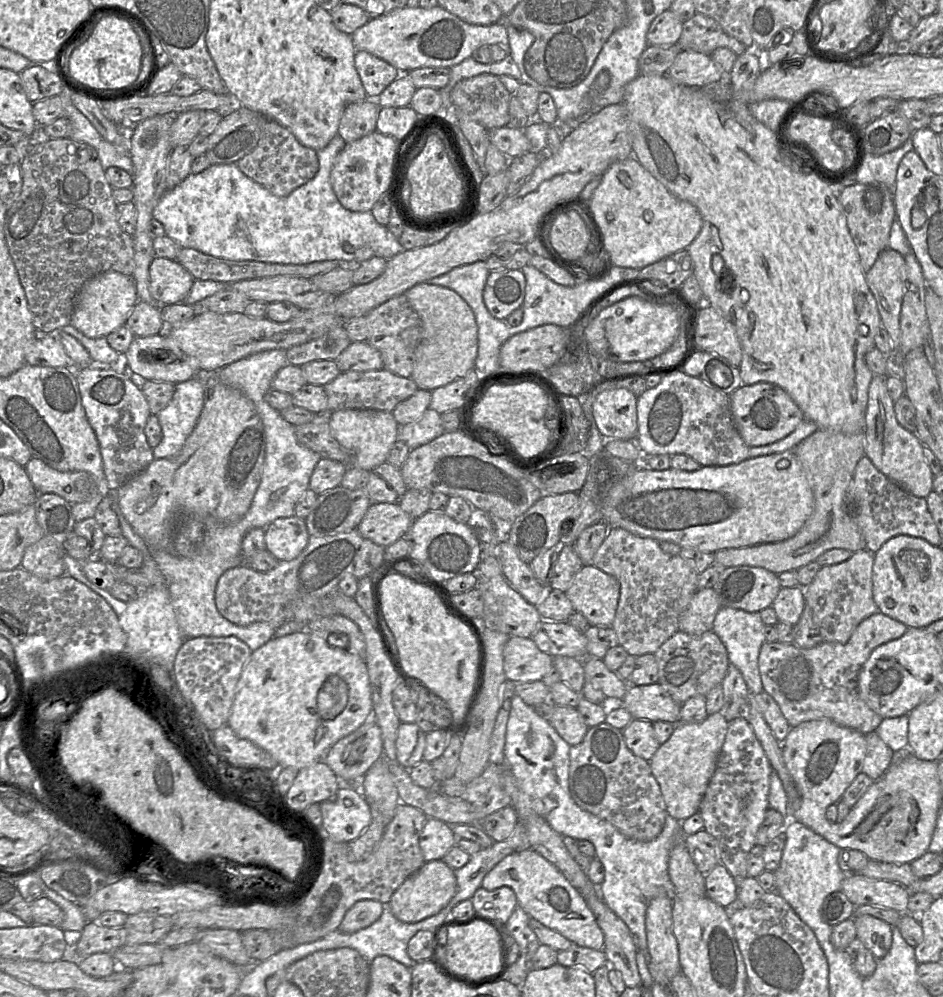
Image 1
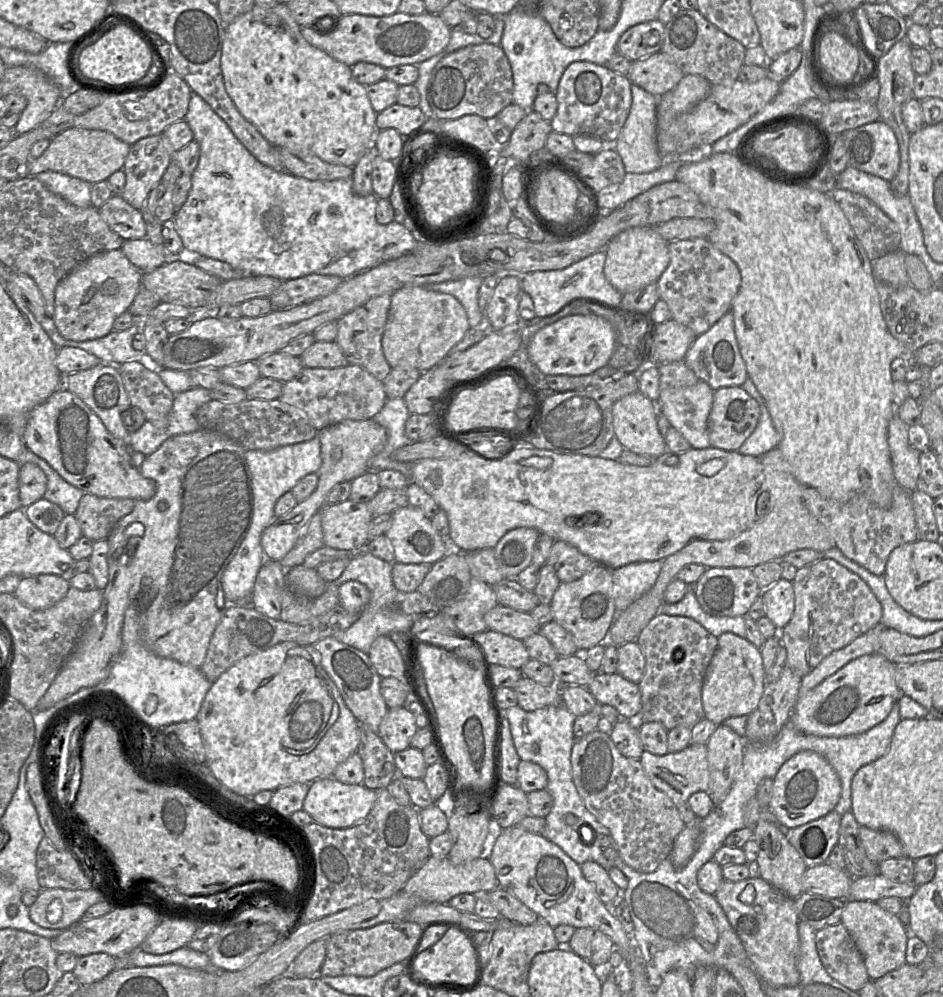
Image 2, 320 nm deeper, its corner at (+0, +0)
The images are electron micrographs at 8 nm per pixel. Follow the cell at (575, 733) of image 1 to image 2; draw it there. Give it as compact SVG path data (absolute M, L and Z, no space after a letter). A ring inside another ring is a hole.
M523 676L512 689L516 693L518 706L525 711L562 705L561 693L556 685L542 685Z

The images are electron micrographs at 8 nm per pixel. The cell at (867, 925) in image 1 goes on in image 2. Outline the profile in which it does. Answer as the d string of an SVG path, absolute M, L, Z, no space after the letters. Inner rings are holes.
M846 902L841 915L844 925L860 951L869 979L875 981L906 963L907 934L898 916L889 913L875 902Z

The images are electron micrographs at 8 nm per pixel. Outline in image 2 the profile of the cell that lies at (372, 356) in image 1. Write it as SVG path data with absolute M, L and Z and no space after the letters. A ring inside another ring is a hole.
M336 341L315 342L299 357L304 368L338 368L349 364Z

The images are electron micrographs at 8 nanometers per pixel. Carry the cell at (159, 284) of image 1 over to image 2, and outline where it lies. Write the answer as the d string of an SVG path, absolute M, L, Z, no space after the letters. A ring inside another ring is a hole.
M148 238L124 240L120 249L142 273L151 272L168 261L163 245L156 245Z

